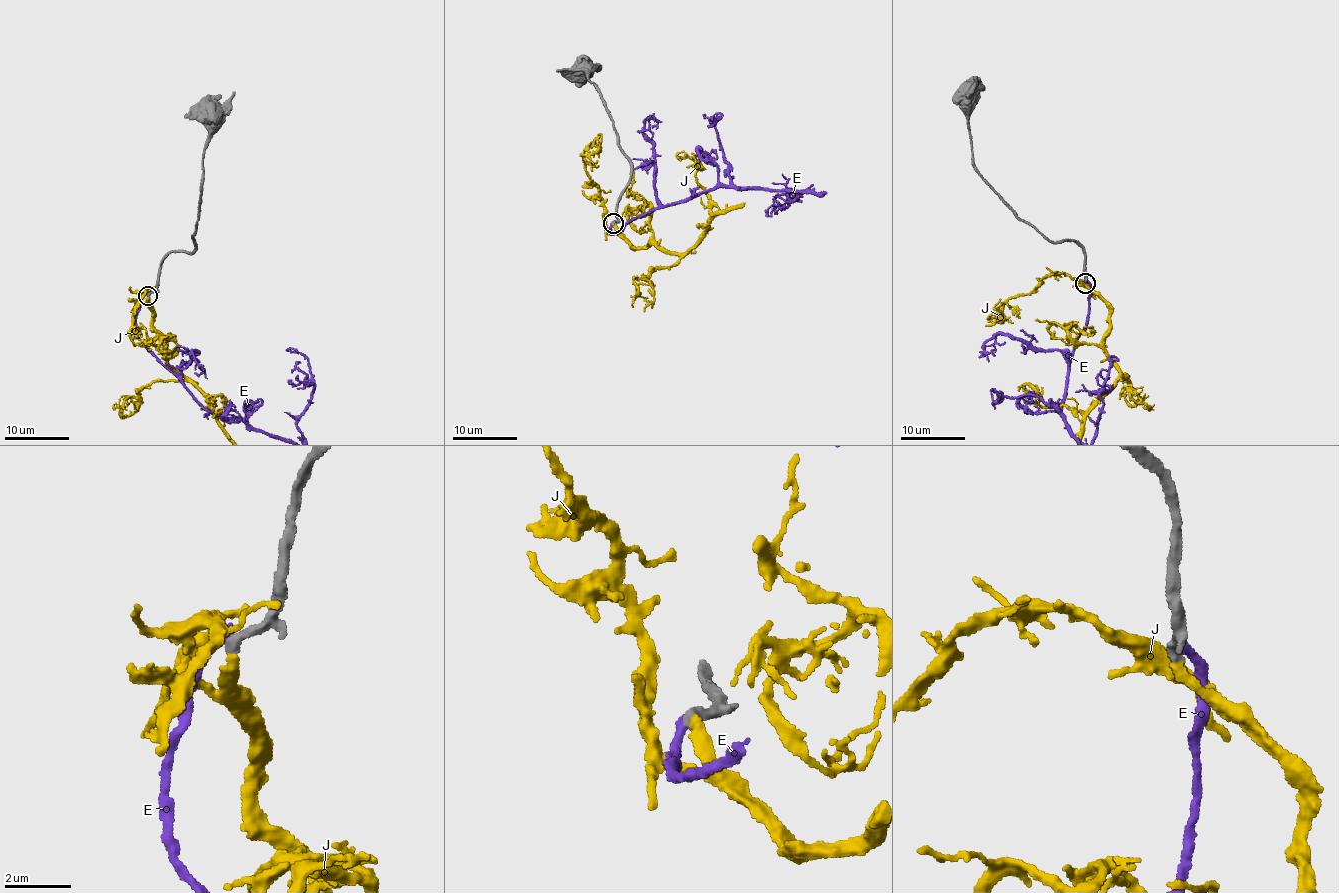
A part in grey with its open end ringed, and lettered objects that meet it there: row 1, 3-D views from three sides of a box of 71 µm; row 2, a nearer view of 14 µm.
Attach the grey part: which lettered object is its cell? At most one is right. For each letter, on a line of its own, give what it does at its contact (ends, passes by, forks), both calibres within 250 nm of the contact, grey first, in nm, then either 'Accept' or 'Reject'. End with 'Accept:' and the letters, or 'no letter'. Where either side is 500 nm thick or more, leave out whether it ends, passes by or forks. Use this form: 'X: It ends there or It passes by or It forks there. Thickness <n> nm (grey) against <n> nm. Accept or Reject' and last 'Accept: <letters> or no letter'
E: It ends there. Thickness 360 nm (grey) against 300 nm. Reject
J: It ends there. Thickness 320 nm (grey) against 360 nm. Accept
Accept: J

